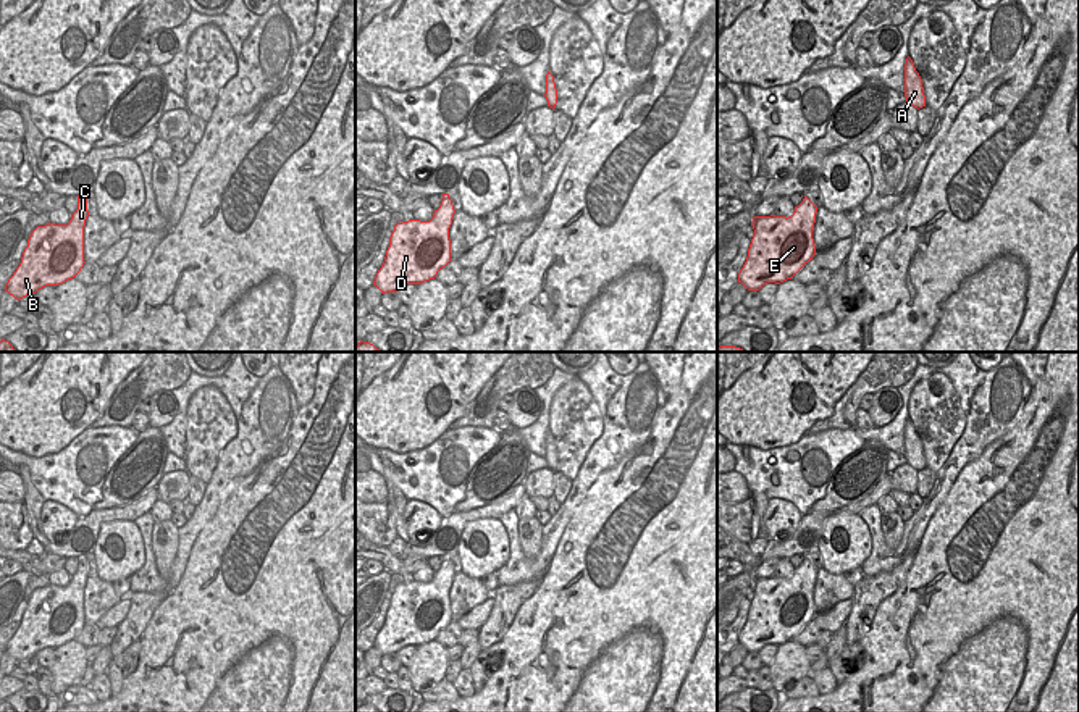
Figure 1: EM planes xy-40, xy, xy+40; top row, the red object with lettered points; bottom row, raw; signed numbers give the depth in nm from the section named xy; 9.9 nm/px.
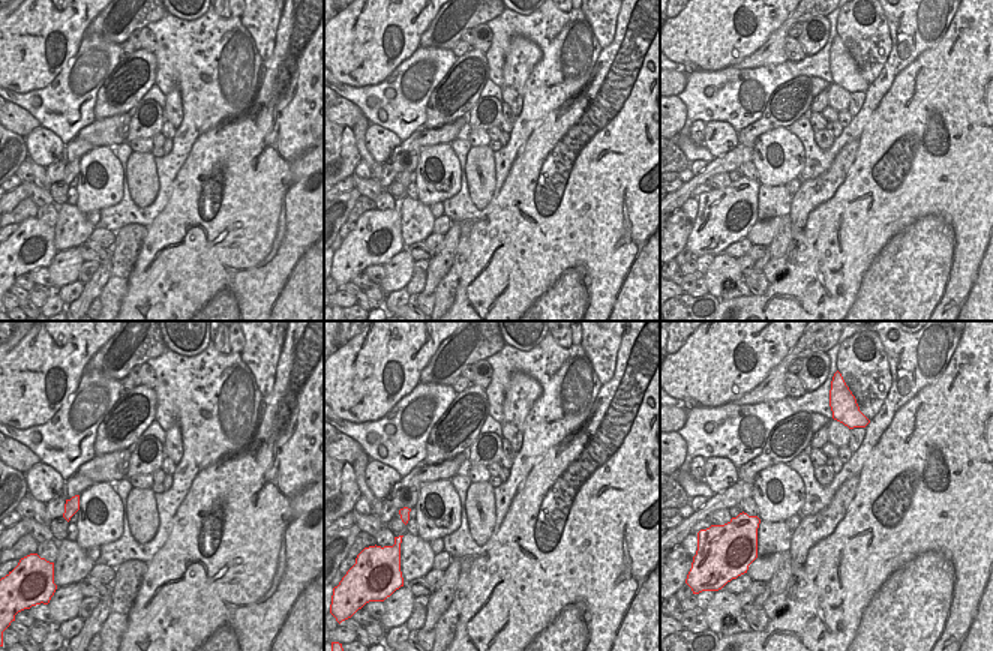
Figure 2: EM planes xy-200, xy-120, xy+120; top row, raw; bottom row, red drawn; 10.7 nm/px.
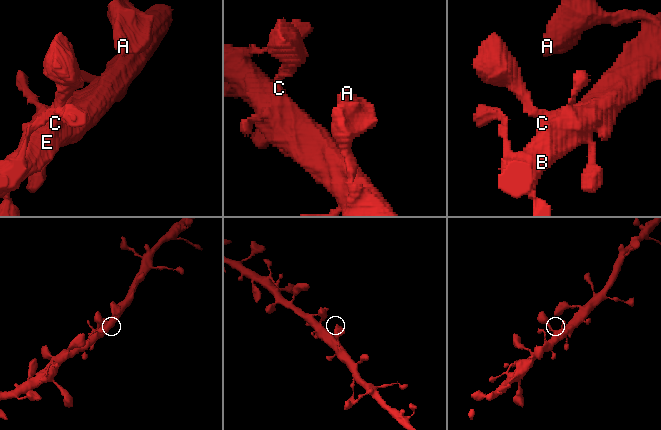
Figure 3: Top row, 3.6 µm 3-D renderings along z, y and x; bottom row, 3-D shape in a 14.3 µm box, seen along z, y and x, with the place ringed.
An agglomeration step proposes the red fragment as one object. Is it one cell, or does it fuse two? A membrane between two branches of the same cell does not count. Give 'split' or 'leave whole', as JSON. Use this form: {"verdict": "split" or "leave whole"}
{"verdict": "leave whole"}

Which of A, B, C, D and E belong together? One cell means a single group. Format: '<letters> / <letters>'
A B C D E

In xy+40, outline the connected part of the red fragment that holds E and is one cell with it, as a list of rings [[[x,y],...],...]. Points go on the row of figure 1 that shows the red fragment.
[[[804,195],[791,216],[754,216],[748,257],[738,283],[759,291],[767,283],[791,279],[812,257],[817,207]]]

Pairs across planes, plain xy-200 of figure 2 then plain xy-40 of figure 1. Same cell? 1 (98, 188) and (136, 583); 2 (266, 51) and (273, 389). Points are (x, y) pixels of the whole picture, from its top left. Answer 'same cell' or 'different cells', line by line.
1: different cells
2: different cells

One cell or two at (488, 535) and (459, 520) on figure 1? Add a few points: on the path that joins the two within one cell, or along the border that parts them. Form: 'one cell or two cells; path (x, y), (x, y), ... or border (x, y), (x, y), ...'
two cells; border (498, 517), (470, 520), (462, 530), (456, 552)

